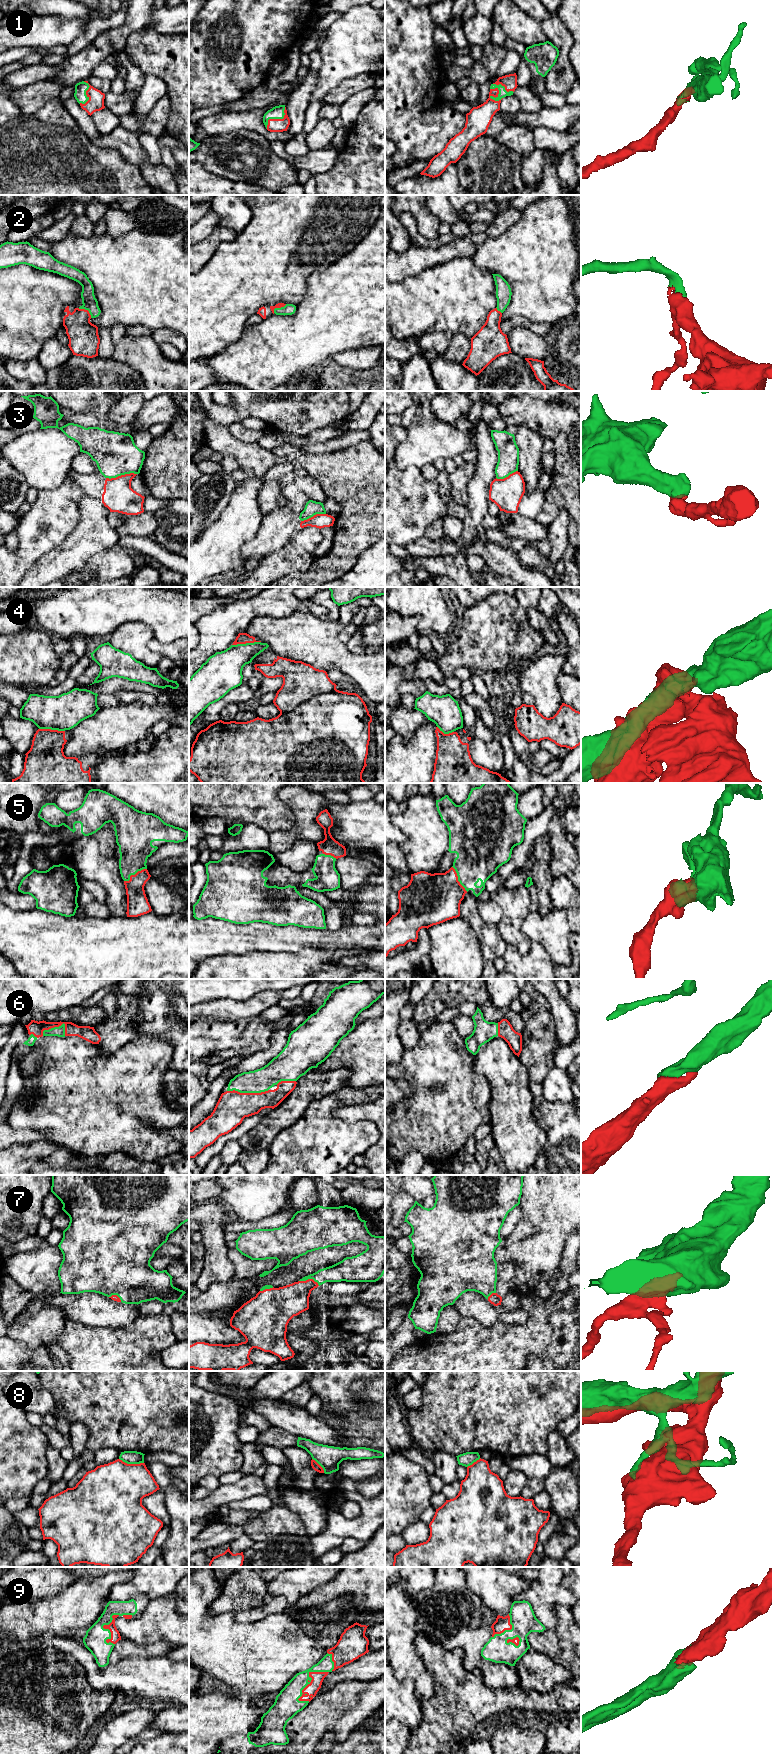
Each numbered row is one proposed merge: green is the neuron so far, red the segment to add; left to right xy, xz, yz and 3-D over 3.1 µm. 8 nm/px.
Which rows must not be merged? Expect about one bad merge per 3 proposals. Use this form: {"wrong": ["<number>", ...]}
{"wrong": ["3", "4", "8"]}

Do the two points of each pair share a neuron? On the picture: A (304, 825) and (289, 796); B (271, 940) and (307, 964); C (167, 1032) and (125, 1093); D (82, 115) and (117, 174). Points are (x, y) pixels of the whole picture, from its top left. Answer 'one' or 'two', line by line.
A: one
B: two
C: two
D: two

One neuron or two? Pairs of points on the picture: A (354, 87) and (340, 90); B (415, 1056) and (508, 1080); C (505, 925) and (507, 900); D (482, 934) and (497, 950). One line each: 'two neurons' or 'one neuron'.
A: one neuron
B: two neurons
C: one neuron
D: one neuron

